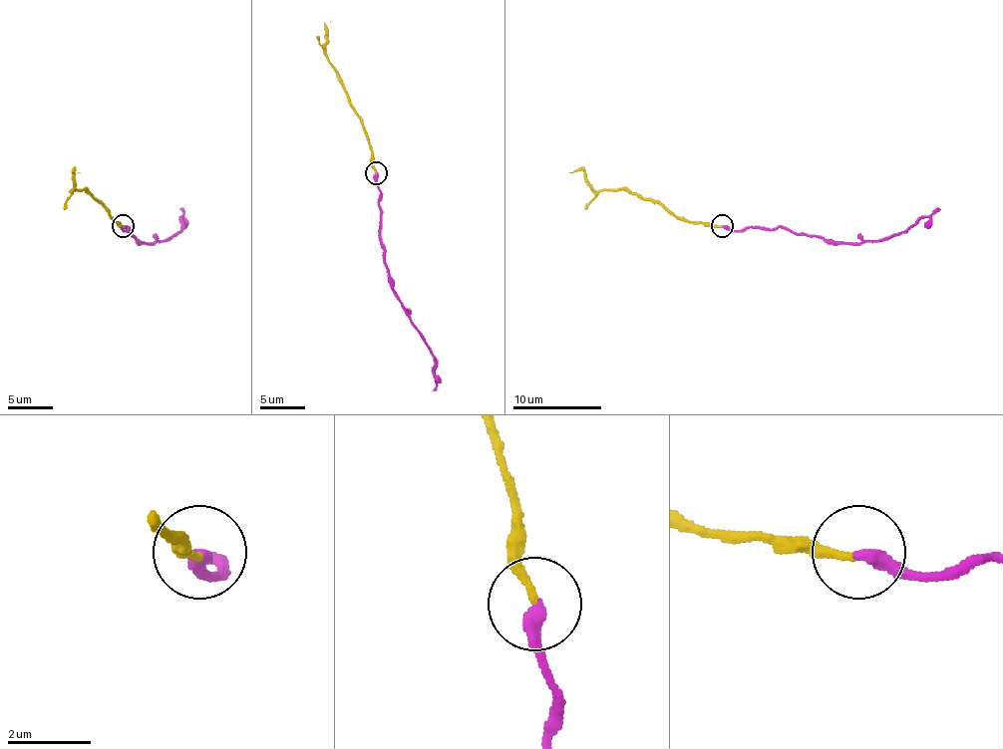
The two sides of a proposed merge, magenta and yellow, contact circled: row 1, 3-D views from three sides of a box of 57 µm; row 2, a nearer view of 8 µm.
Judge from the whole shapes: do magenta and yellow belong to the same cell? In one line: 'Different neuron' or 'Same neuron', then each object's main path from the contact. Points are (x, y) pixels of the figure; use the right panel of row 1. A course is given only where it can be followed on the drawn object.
Different neuron. Course of magenta: (721, 226), (735, 231), (784, 226), (795, 233), (839, 242), (881, 242), (939, 208). Course of yellow: (721, 226), (681, 219), (659, 204), (628, 190), (594, 190), (581, 170), (570, 173)

